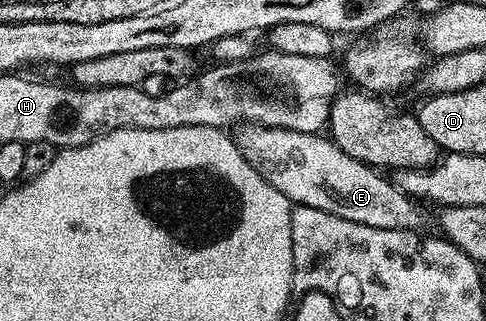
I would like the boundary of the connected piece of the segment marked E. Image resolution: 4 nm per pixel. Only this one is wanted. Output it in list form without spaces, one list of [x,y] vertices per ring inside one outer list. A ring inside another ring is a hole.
[[[242,124],[237,127],[236,141],[244,160],[248,160],[248,164],[252,164],[252,168],[256,168],[256,172],[260,172],[260,176],[276,188],[276,192],[284,192],[294,206],[320,208],[320,212],[328,212],[356,224],[368,224],[368,228],[422,232],[432,222],[431,215],[429,218],[422,211],[421,201],[406,195],[385,173],[348,156],[348,152],[321,133]]]

